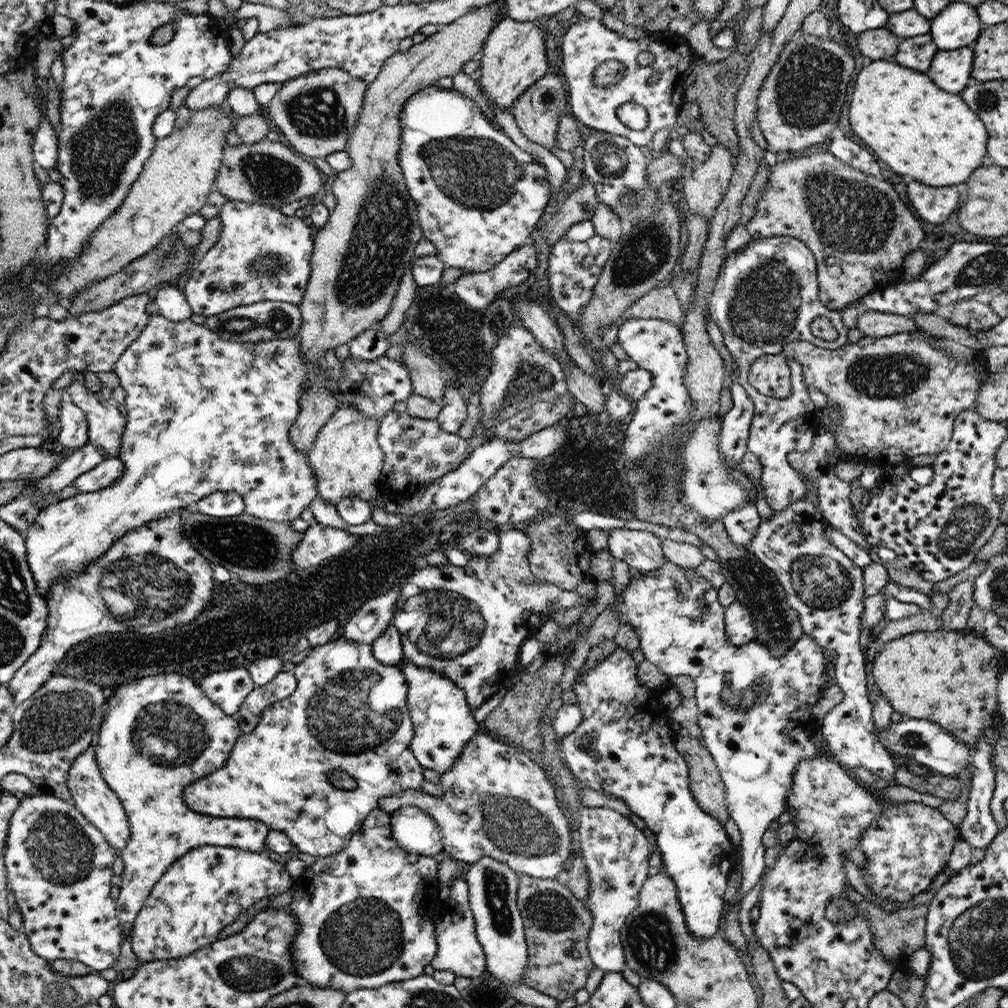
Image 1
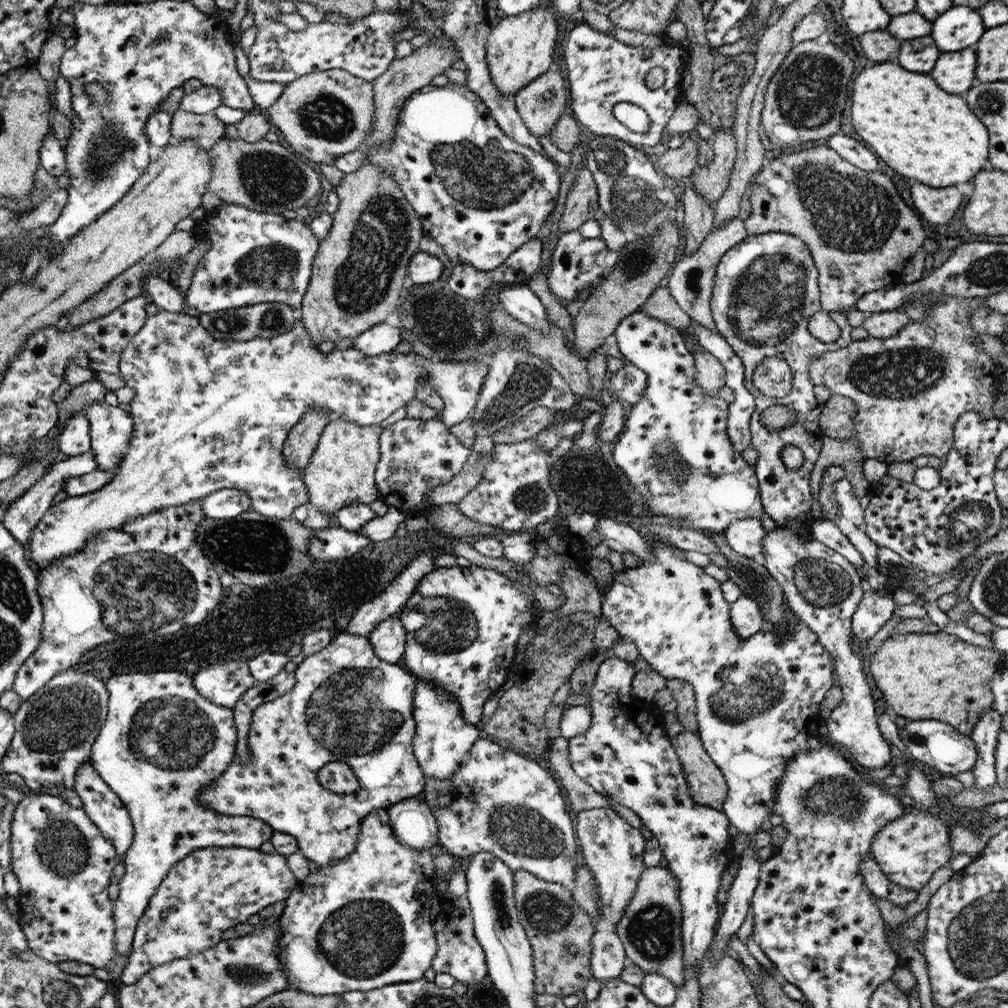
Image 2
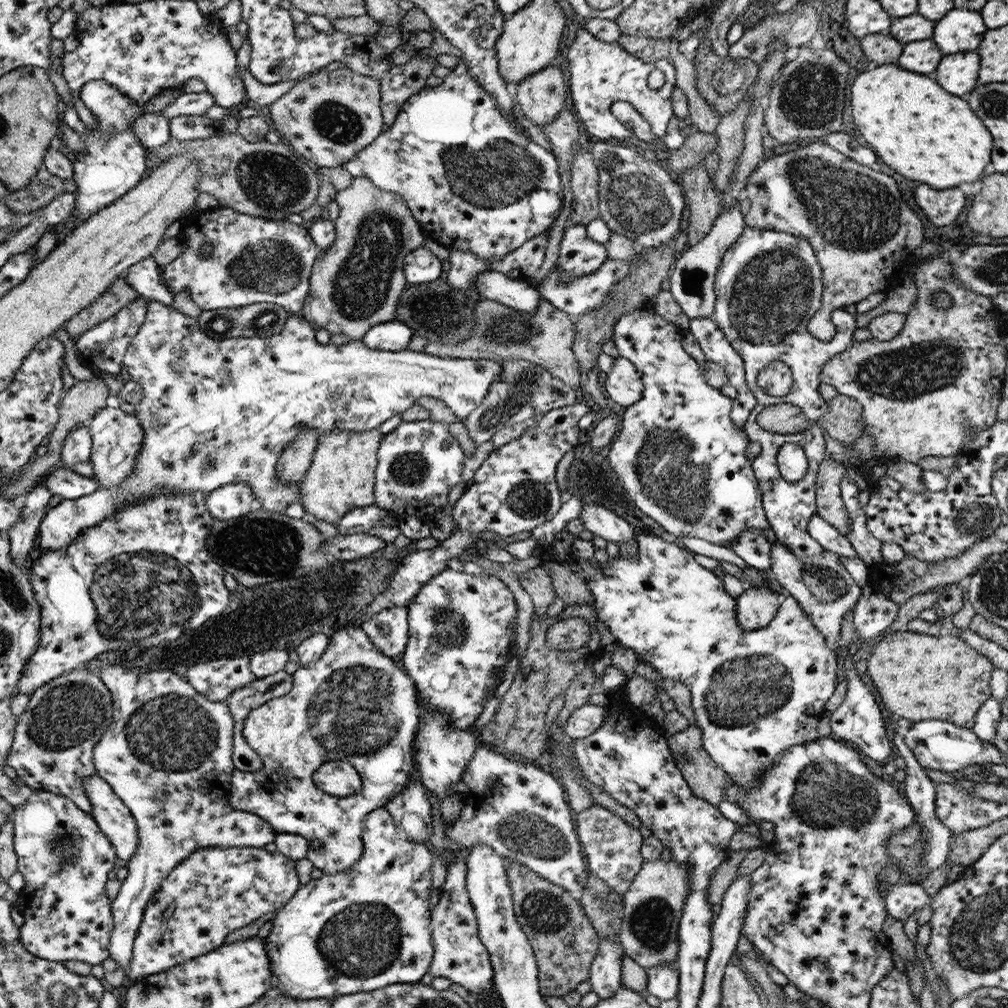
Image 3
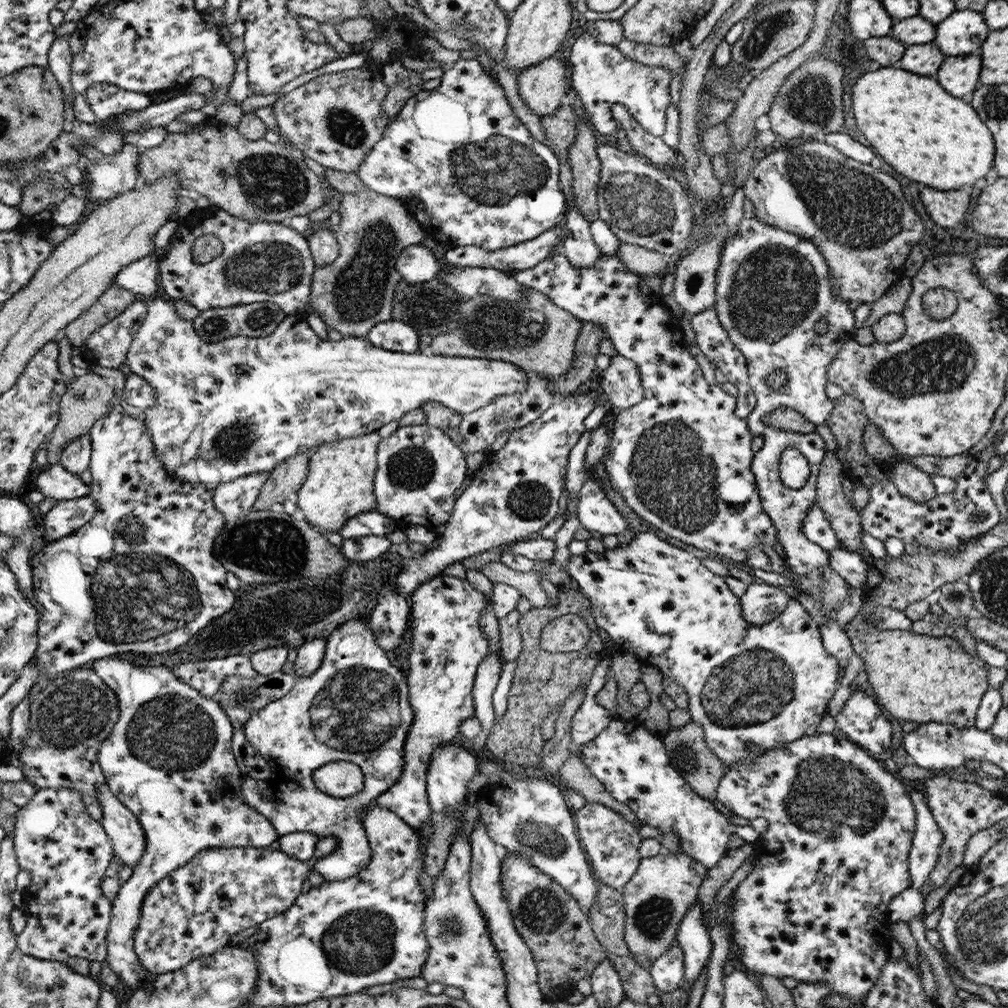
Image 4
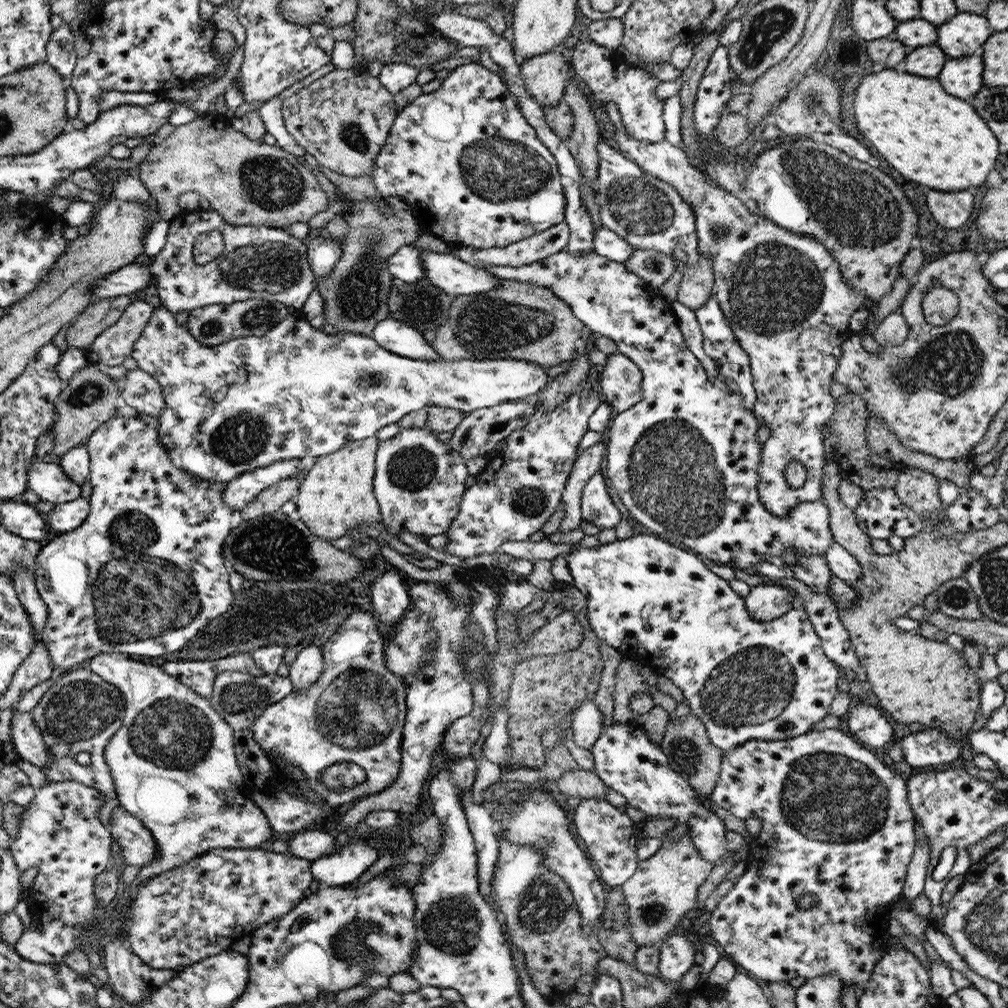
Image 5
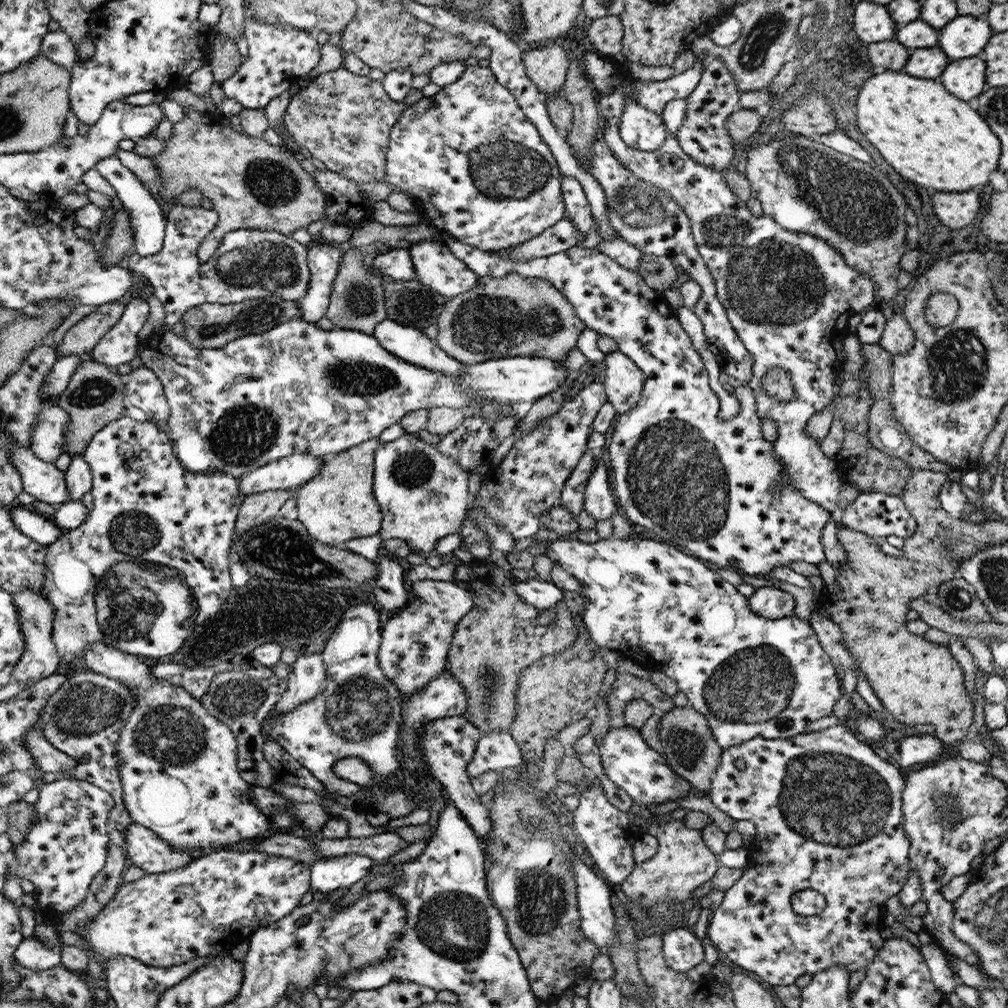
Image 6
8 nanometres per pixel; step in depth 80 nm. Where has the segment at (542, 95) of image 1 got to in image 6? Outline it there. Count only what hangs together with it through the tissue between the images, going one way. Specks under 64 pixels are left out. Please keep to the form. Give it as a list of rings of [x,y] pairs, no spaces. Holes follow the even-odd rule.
[[[555,43],[532,48],[523,55],[526,76],[538,90],[549,97],[562,93],[562,87],[570,68],[567,53]]]

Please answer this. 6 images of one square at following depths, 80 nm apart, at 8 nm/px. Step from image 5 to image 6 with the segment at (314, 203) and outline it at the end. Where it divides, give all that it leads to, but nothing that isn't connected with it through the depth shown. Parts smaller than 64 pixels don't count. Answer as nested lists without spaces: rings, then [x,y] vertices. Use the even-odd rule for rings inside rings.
[[[188,106],[183,109],[185,118],[173,124],[172,137],[165,140],[164,151],[151,159],[161,170],[163,201],[178,200],[182,192],[196,187],[214,204],[218,224],[196,250],[200,263],[208,263],[223,236],[231,231],[258,228],[290,236],[294,230],[307,229],[312,222],[323,218],[327,197],[308,170],[298,164],[294,154],[280,146],[270,146],[262,137],[230,132],[228,138],[230,128],[216,130],[216,126],[208,126],[208,132],[204,132],[198,112],[190,112]]]

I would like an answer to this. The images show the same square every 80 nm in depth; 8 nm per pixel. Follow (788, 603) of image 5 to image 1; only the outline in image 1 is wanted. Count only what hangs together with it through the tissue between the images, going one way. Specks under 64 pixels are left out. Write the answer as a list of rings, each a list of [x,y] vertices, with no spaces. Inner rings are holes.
[[[736,599],[724,611],[724,630],[728,640],[735,645],[746,644],[755,640],[754,618],[750,609]]]

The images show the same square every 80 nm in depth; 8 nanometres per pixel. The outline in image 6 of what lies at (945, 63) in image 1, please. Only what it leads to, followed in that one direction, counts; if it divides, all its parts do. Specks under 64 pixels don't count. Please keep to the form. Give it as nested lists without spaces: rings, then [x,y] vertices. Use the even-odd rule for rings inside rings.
[[[976,56],[968,60],[956,60],[940,76],[942,84],[950,94],[968,102],[984,92],[984,86],[986,86],[984,66],[986,66],[984,60]]]

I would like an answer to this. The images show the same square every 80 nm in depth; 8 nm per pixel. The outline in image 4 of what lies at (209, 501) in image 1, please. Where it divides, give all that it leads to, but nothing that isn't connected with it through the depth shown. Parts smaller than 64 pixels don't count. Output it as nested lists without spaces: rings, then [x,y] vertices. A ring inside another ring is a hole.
[[[271,471],[248,475],[218,486],[213,490],[213,502],[218,512],[226,516],[252,511],[270,474]]]

